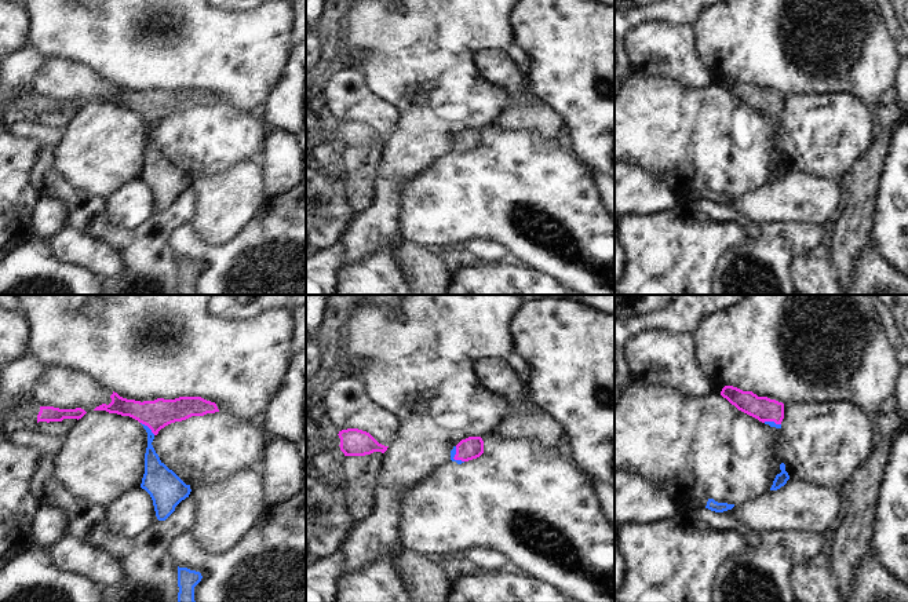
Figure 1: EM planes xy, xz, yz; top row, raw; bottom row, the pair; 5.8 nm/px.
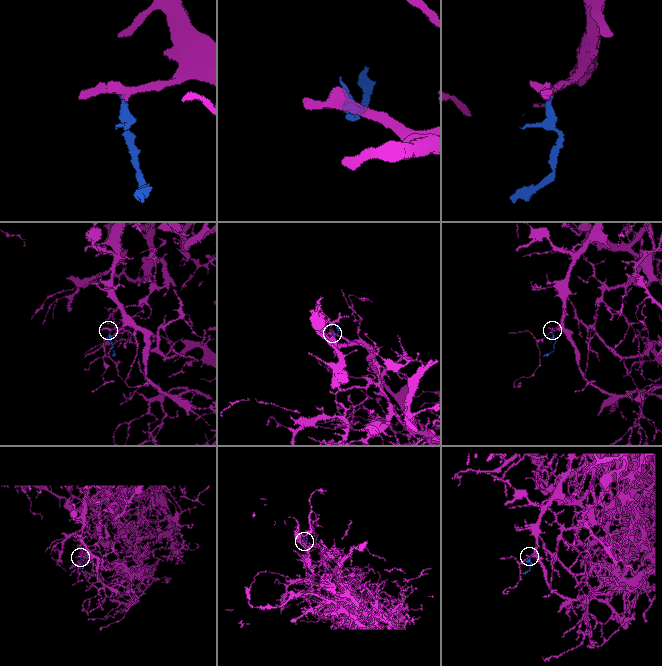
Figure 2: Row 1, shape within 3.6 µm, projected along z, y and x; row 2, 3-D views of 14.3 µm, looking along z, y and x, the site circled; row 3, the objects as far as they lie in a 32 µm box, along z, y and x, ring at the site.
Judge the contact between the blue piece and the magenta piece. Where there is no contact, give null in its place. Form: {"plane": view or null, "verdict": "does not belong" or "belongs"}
{"plane": "xy", "verdict": "belongs"}

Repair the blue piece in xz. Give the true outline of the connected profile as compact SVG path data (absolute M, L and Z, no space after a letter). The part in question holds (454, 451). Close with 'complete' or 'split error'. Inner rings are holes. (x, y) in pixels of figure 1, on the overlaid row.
M468 437L462 439L451 450L451 460L462 464L464 461L479 457L484 453L484 441L481 437Z; split error

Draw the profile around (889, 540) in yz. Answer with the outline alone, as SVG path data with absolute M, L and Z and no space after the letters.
M900 430L875 506L869 555L908 588L908 430Z

